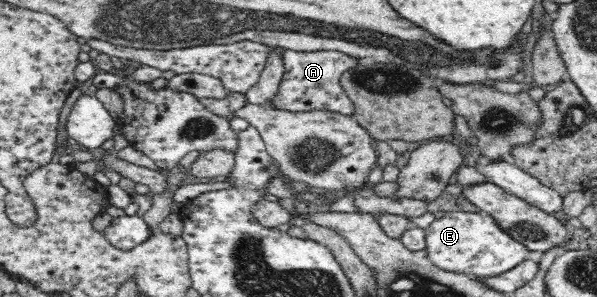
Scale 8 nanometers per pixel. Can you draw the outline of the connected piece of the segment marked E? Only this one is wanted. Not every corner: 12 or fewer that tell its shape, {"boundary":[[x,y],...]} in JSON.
{"boundary":[[488,212],[425,228],[427,259],[483,280],[525,260]]}

